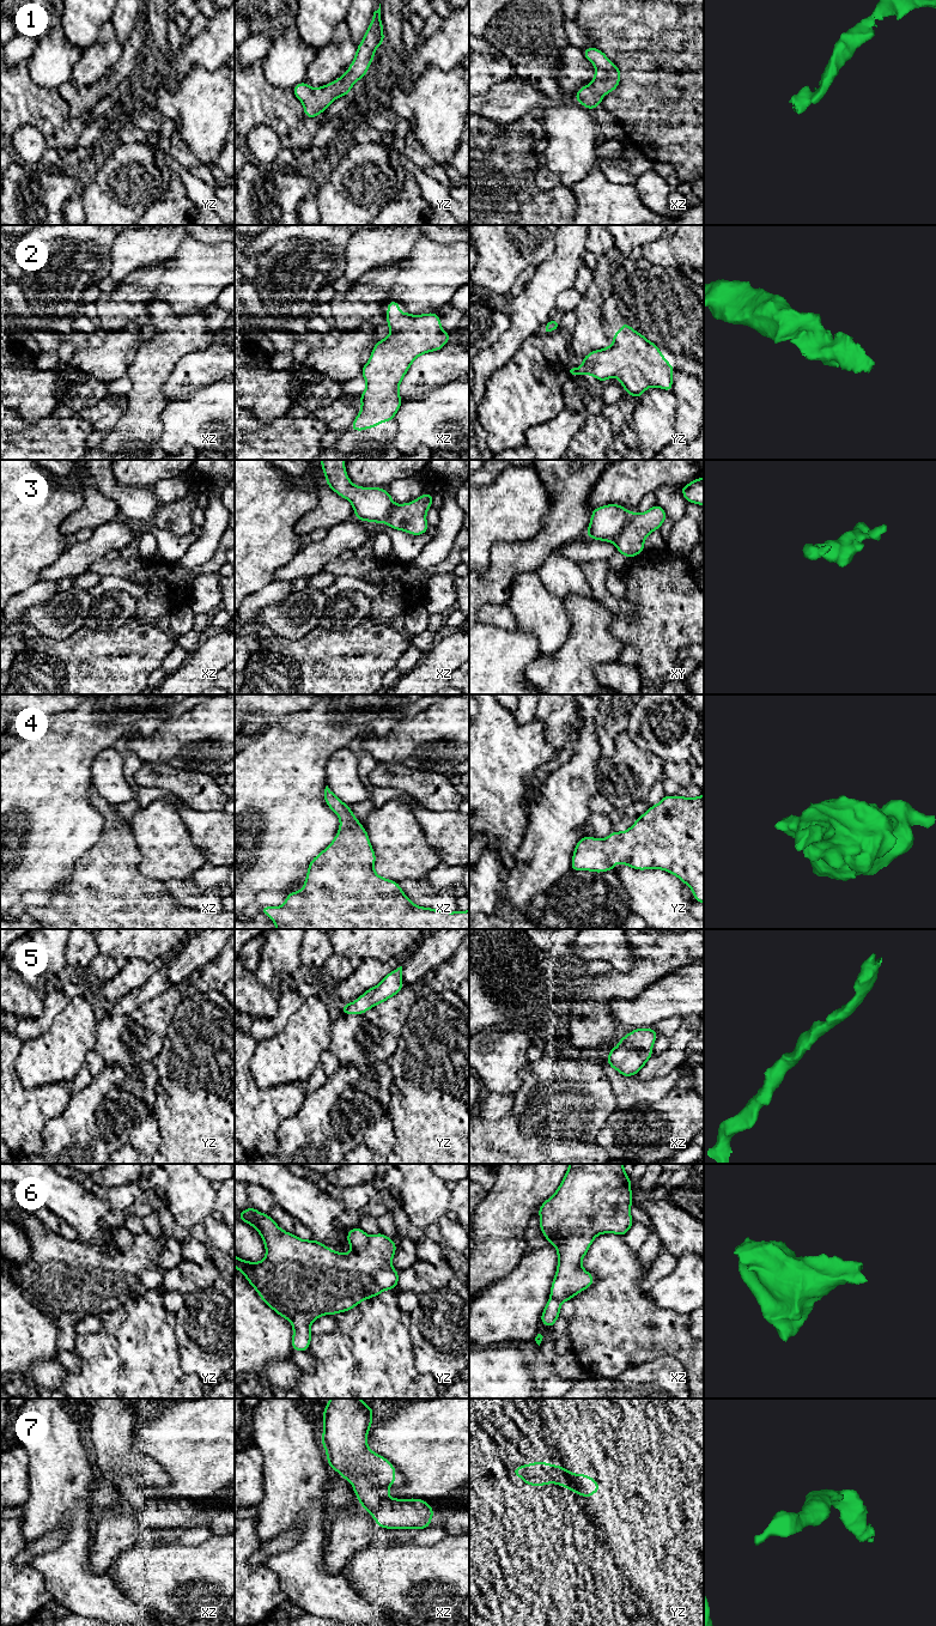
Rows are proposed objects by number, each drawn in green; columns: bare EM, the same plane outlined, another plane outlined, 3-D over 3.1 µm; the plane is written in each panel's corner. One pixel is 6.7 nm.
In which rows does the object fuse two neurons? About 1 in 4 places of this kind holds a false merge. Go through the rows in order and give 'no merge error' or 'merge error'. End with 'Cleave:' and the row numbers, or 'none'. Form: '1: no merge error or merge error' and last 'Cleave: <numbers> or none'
1: no merge error
2: no merge error
3: no merge error
4: no merge error
5: no merge error
6: no merge error
7: no merge error
Cleave: none

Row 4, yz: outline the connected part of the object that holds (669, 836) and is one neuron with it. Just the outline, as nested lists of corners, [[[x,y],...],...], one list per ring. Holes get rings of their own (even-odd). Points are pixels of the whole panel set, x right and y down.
[[[704,794],[698,797],[665,795],[625,832],[612,831],[604,839],[582,836],[572,855],[571,870],[602,873],[613,870],[618,862],[638,870],[663,869],[671,873],[691,887],[697,902],[704,904]]]

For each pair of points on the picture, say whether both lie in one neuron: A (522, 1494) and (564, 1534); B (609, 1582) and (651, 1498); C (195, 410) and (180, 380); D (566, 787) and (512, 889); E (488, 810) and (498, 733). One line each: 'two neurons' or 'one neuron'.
A: one neuron
B: one neuron
C: two neurons
D: one neuron
E: one neuron

